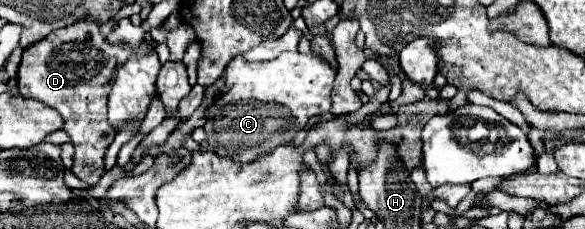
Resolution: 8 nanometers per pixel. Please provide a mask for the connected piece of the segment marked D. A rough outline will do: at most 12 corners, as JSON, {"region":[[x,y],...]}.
{"region":[[99,22],[23,50],[17,88],[63,116],[73,174],[95,186],[115,138]]}

